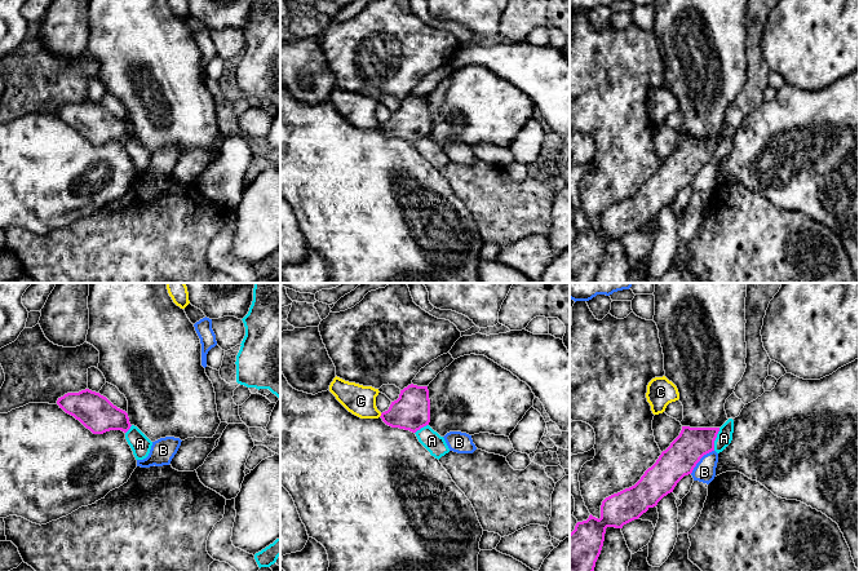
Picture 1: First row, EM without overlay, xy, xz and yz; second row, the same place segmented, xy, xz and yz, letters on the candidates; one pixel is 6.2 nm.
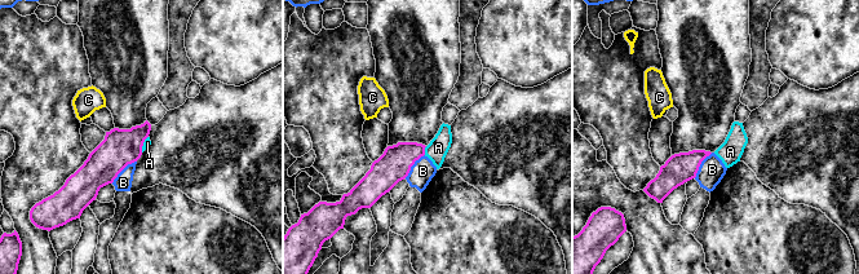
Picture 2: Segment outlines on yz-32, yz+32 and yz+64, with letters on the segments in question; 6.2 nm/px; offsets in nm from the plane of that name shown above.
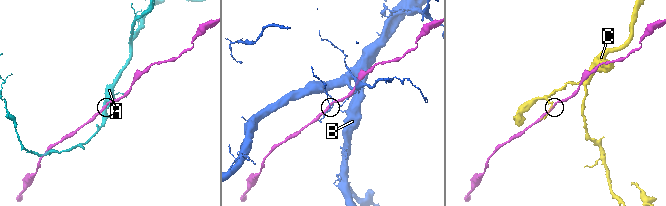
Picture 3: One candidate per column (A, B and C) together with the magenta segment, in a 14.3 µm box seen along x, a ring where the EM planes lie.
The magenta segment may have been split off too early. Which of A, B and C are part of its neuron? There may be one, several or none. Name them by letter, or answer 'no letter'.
no letter

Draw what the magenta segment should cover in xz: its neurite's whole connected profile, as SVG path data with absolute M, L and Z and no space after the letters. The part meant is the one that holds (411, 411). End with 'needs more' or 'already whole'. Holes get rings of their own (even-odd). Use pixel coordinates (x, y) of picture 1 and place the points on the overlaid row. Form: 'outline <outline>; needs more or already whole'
outline M408 385L399 398L382 412L382 421L391 426L416 433L430 422L430 399L428 386Z; already whole

